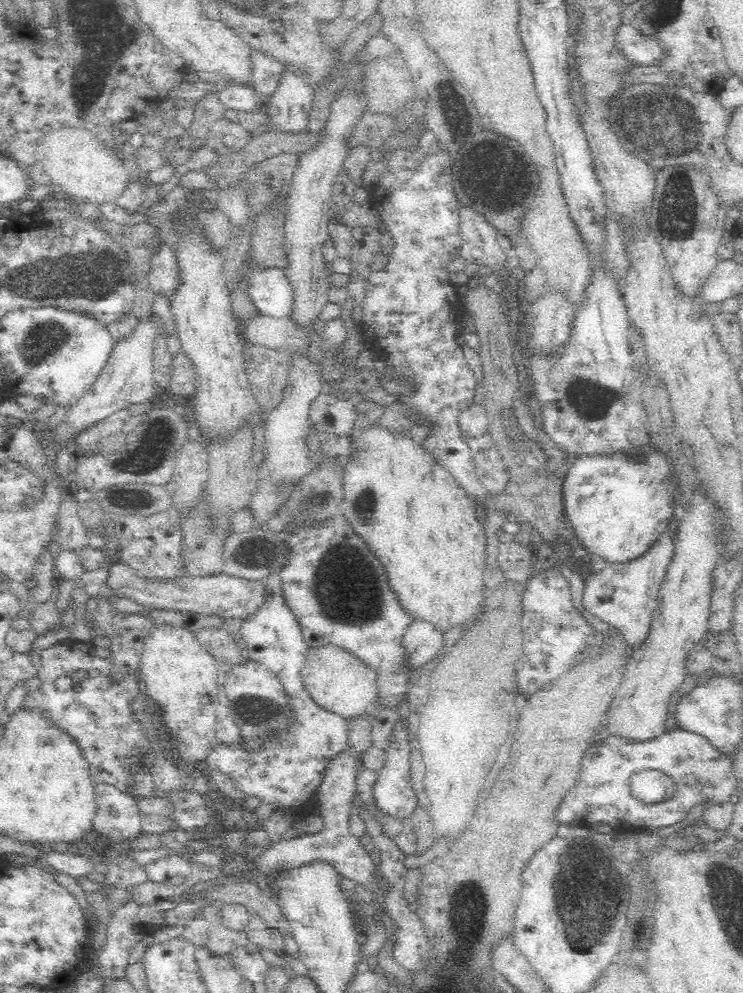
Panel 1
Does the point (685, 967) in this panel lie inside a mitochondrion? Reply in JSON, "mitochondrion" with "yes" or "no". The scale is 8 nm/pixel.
{"mitochondrion":"no"}

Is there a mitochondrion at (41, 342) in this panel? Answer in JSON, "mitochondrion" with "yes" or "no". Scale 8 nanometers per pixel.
{"mitochondrion":"yes"}

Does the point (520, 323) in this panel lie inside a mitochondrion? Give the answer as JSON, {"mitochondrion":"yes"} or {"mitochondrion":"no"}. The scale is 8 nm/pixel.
{"mitochondrion":"no"}

